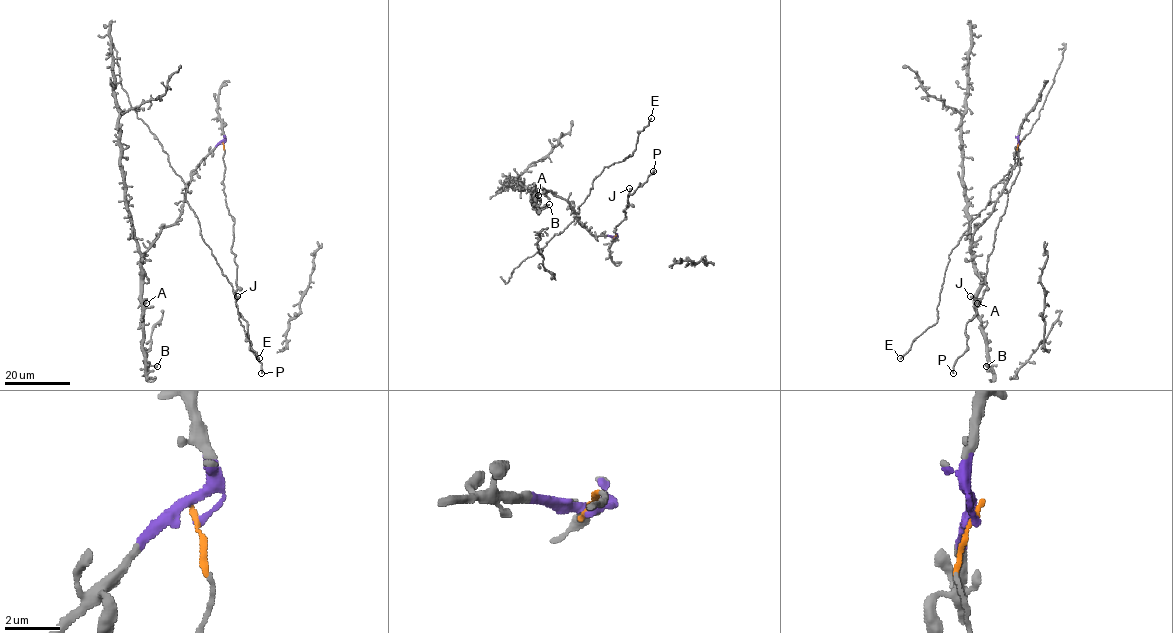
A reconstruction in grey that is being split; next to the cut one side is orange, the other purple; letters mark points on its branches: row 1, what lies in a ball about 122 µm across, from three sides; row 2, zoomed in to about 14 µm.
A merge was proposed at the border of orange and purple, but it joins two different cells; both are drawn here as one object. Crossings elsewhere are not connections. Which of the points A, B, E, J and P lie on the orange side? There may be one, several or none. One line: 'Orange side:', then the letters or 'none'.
Orange side: J, P

